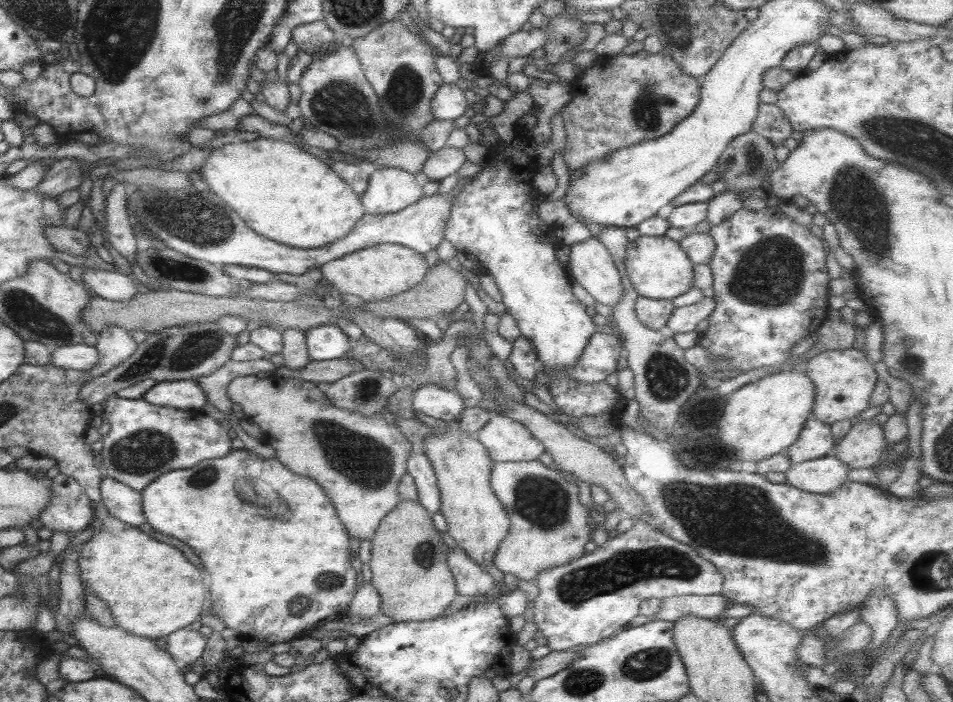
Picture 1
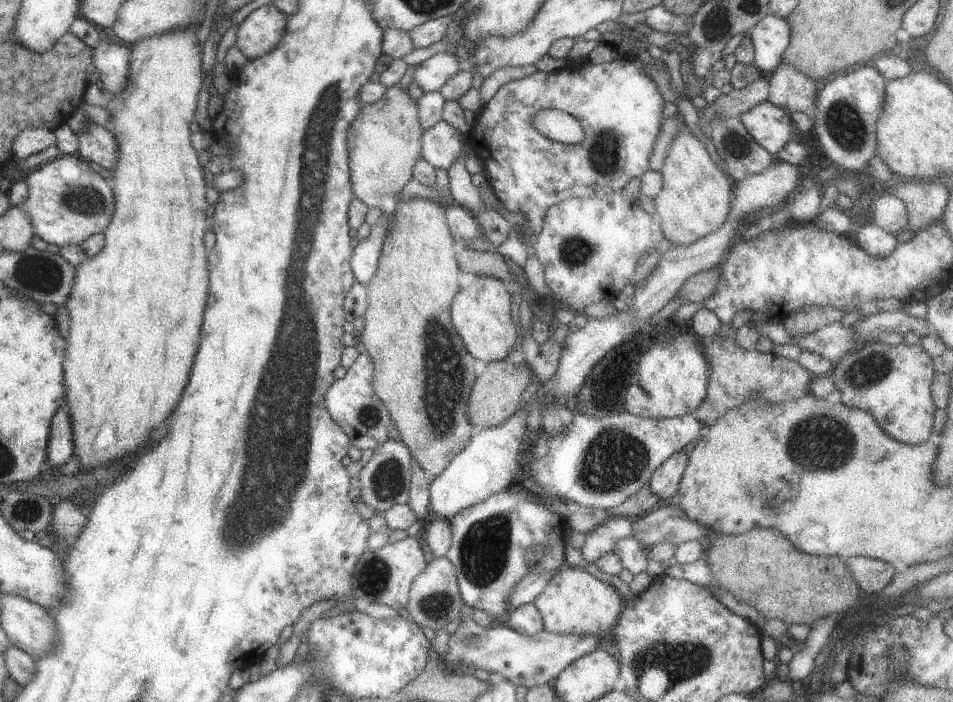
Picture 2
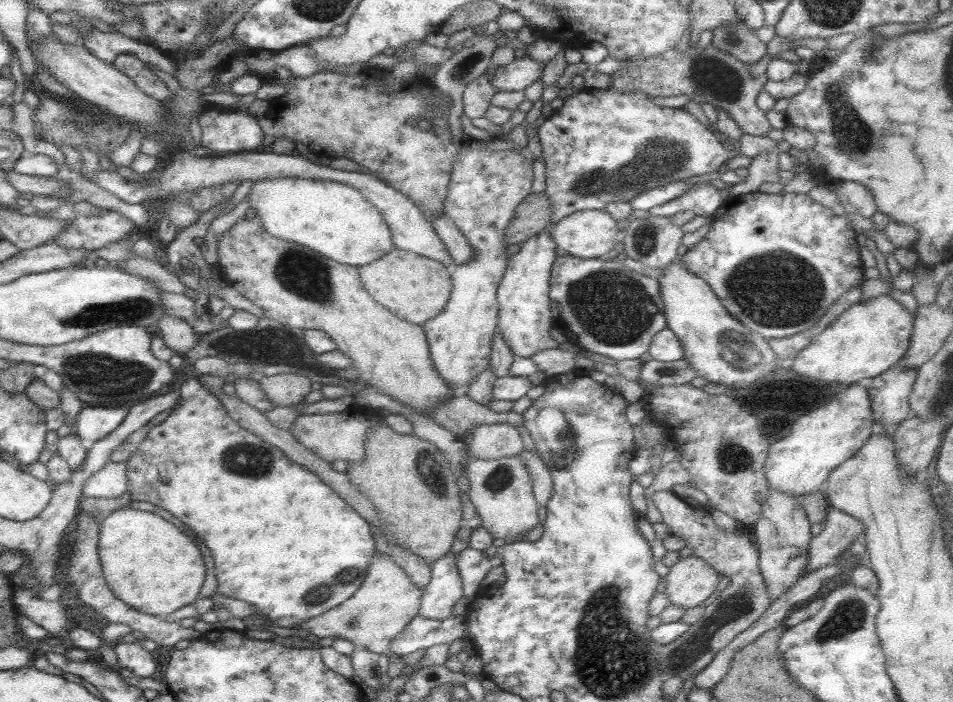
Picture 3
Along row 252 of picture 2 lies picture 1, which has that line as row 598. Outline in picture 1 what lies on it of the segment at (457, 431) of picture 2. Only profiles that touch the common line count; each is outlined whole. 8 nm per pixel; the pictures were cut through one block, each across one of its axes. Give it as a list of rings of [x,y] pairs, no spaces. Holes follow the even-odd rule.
[[[400,499],[370,539],[371,583],[381,596],[381,612],[394,623],[424,622],[441,617],[458,595],[455,578],[446,562],[450,550],[431,518],[432,514],[418,501]]]

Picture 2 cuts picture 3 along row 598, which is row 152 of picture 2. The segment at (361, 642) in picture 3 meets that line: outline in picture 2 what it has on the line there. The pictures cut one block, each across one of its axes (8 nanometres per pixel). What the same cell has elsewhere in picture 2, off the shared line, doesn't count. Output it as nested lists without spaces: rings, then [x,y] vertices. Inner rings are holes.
[[[399,82],[387,86],[382,98],[375,103],[364,105],[348,127],[347,151],[351,194],[354,198],[362,200],[368,208],[392,211],[397,205],[395,196],[413,178],[414,167],[421,159],[421,136],[425,131],[419,121],[418,101],[412,98],[408,89]]]

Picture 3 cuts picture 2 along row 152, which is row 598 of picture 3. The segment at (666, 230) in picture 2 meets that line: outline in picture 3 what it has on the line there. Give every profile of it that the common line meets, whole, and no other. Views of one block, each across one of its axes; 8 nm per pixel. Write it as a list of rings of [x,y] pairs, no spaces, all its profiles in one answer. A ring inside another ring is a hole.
[[[690,555],[671,566],[664,579],[670,604],[688,610],[710,598],[720,580],[720,573],[705,560]]]

